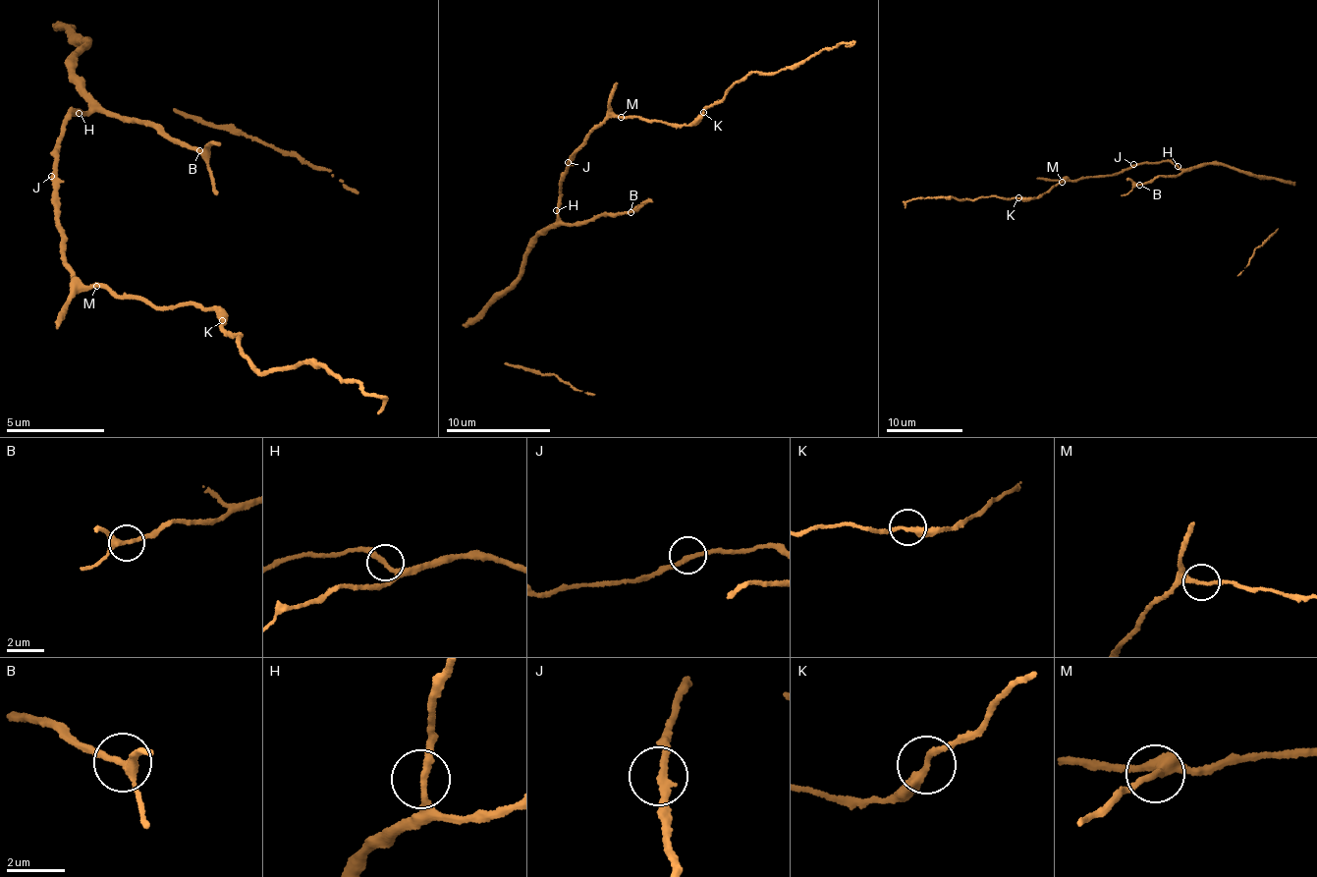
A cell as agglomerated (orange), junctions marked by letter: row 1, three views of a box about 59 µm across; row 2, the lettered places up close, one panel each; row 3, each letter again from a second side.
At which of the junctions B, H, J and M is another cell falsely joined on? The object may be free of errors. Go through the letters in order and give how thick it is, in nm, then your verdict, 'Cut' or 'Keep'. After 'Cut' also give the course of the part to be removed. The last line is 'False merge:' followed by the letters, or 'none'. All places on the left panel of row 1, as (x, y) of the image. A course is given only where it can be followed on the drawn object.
B: Thickness 220 nm. Keep
H: Thickness 240 nm. Keep
J: Thickness 240 nm. Keep
M: Thickness 240 nm. Cut. Course of the part to remove: (97, 285), (153, 304), (212, 308), (231, 337), (239, 337), (261, 372), (326, 364), (380, 397), (378, 415)
False merge: M

